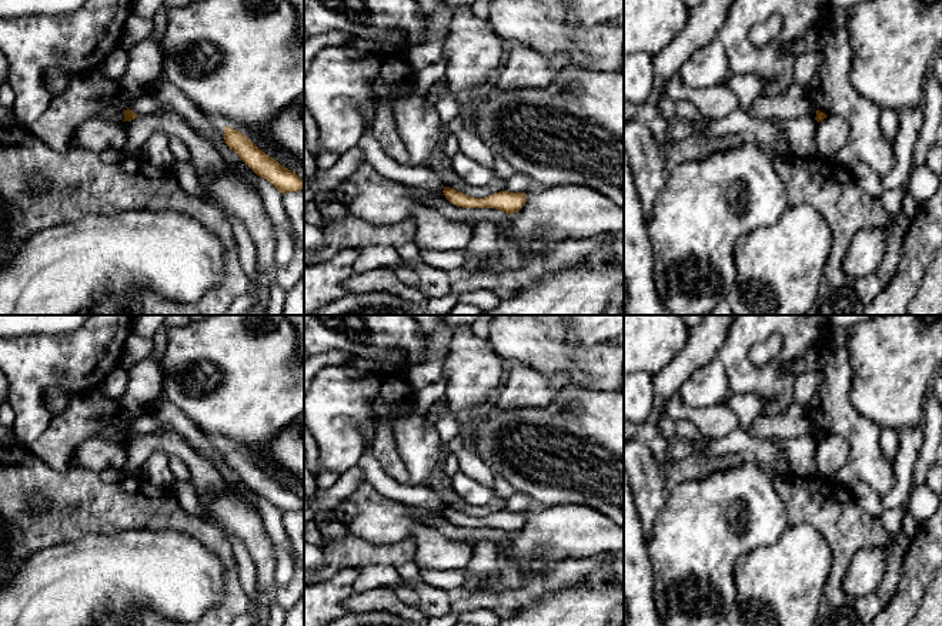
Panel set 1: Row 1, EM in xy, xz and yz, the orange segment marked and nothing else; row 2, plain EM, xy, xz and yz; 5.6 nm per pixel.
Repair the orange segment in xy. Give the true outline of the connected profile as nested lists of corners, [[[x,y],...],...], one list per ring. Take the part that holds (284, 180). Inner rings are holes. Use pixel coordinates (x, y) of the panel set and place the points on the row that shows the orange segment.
[[[224,127],[224,141],[257,175],[271,183],[280,193],[304,190],[304,181],[295,173],[260,150],[245,134]]]

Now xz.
[[[444,187],[442,193],[445,198],[457,207],[495,208],[510,215],[520,211],[527,202],[525,193],[500,191],[485,198],[474,198],[450,187]]]

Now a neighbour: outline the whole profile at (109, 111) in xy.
[[[106,106],[100,113],[97,113],[96,117],[106,118],[106,120],[114,120],[114,121],[123,121],[124,110],[114,107],[114,106]]]

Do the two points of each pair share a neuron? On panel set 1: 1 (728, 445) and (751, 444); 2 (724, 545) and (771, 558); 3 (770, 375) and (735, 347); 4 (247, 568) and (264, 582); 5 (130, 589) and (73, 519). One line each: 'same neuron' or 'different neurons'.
1: same neuron
2: different neurons
3: same neuron
4: different neurons
5: different neurons

